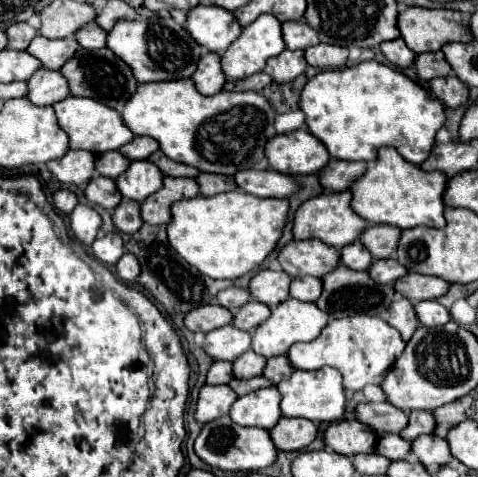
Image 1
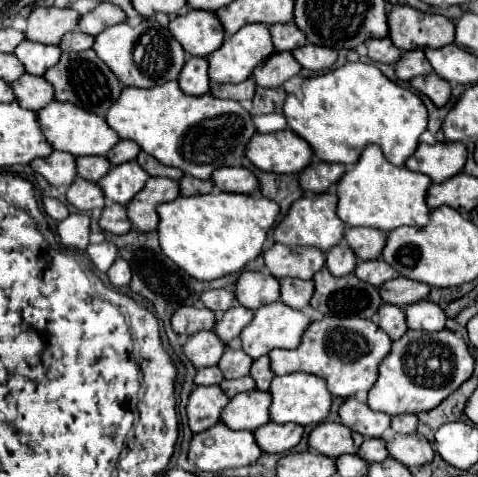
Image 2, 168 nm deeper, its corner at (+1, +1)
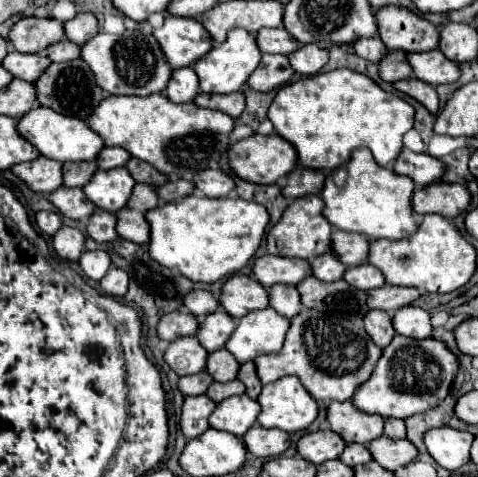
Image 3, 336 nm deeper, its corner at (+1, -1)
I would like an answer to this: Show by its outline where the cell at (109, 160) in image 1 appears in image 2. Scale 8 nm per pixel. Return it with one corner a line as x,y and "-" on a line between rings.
79,156
77,158
77,174
85,180
97,182
111,168
111,162
105,156

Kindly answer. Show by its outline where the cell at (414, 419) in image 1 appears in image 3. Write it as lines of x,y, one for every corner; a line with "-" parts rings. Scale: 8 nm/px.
385,420
385,436
403,438
405,436
405,422
403,420

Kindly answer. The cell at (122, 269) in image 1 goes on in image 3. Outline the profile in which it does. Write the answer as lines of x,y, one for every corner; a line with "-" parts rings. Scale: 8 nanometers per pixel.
111,266
109,272
101,278
99,284
101,284
101,290
103,290
105,294
115,296
115,298
121,298
121,296
127,294
127,282
129,282
127,274
123,274
123,270

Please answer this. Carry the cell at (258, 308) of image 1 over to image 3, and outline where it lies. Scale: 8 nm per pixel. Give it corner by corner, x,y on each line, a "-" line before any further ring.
217,310
217,312
209,314
203,324
199,324
197,340
201,342
201,346
207,352
215,352
215,350
223,348
223,344
227,342
227,338
231,336
233,330
235,330
233,320
227,318
227,314
223,314
223,310

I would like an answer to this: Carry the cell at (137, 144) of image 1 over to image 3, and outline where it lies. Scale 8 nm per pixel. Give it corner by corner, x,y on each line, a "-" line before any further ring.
103,148
99,152
99,156
95,158
99,170
111,170
111,168
119,168
119,166
125,166
127,160
131,156
127,154
127,150
119,150
119,148

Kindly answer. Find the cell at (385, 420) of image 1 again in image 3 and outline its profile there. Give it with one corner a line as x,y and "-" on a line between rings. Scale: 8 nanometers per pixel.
331,402
327,406
327,422
347,444
369,444
383,434
383,418
355,410
347,402

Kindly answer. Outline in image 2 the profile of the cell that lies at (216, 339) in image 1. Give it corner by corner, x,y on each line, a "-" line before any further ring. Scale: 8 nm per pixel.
203,330
193,334
183,346
183,350
197,368
203,368
215,366
221,360
223,352
227,350
227,344
213,330

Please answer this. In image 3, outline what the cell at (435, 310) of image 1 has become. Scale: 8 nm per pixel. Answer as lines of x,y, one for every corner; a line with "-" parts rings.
417,306
401,308
393,316
393,328
397,334
407,338
429,338
431,336
429,312

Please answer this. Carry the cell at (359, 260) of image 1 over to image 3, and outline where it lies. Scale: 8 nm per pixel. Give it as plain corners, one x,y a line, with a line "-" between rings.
333,252
321,254
311,262
311,274
321,282
335,282
343,276
343,272
345,266
339,262
339,258
335,258

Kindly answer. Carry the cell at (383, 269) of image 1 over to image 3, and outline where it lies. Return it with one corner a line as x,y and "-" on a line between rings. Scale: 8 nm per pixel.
361,264
355,268
347,268
343,274
343,280
359,290
371,290
371,288
379,288
383,286
383,274
379,274
379,270
375,270
375,266
371,264

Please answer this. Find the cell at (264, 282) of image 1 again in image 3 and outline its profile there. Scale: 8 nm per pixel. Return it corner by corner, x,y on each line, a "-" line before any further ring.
235,274
223,284
219,304
231,318
243,318
253,310
267,308
267,290
257,280

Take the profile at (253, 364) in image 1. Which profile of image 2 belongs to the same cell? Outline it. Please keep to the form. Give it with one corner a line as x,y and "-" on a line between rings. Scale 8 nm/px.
227,348
217,366
223,370
225,378
243,378
249,374
251,364
253,364
253,358
247,356
243,350

